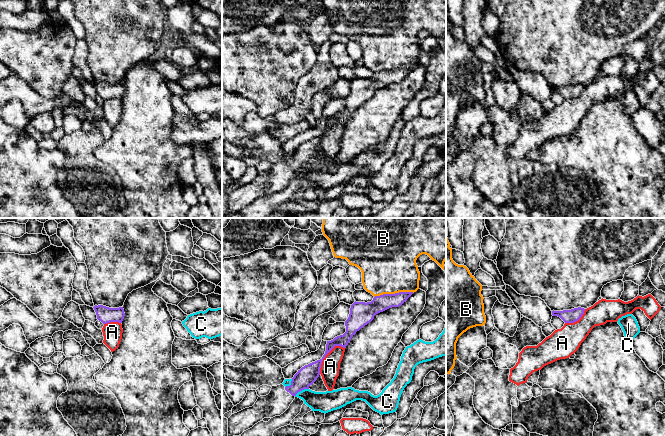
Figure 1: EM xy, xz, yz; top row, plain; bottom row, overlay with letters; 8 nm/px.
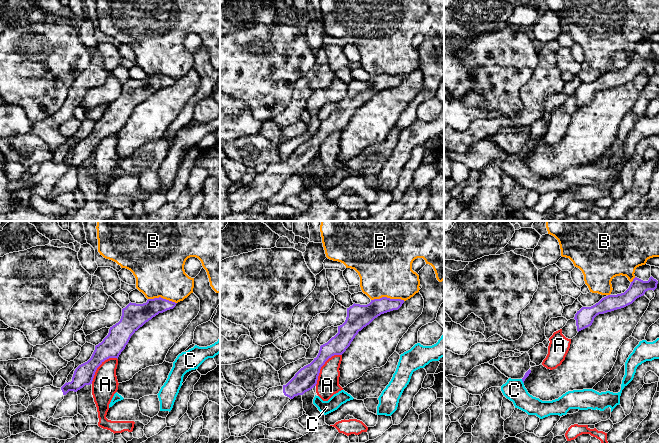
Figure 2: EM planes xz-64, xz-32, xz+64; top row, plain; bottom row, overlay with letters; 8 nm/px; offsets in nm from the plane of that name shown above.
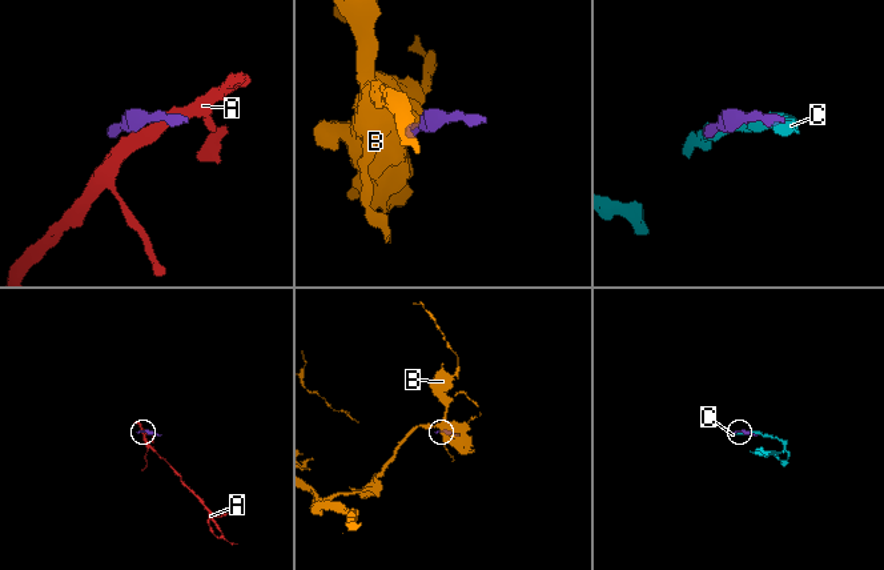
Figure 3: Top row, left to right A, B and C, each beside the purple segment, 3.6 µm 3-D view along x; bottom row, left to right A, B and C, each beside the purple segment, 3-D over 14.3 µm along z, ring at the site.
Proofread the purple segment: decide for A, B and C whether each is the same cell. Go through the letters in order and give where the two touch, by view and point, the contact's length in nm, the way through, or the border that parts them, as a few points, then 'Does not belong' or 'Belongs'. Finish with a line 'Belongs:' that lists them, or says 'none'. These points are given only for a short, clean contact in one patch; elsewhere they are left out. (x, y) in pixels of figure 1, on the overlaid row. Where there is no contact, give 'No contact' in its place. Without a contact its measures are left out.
A: Touches purple at xz (326, 354). Shared border 300 nm. Boundary: xz (344, 347), (335, 346), (325, 356), (319, 373). Does not belong
B: Touches purple at xz (393, 294). Shared border 320 nm. Boundary: xz (413, 292), (383, 293), (374, 297). Does not belong
C: Touches purple at xz (301, 390). Shared border 130 nm. Boundary: xz (308, 388), (300, 390), (295, 396). Does not belong
Belongs: none

